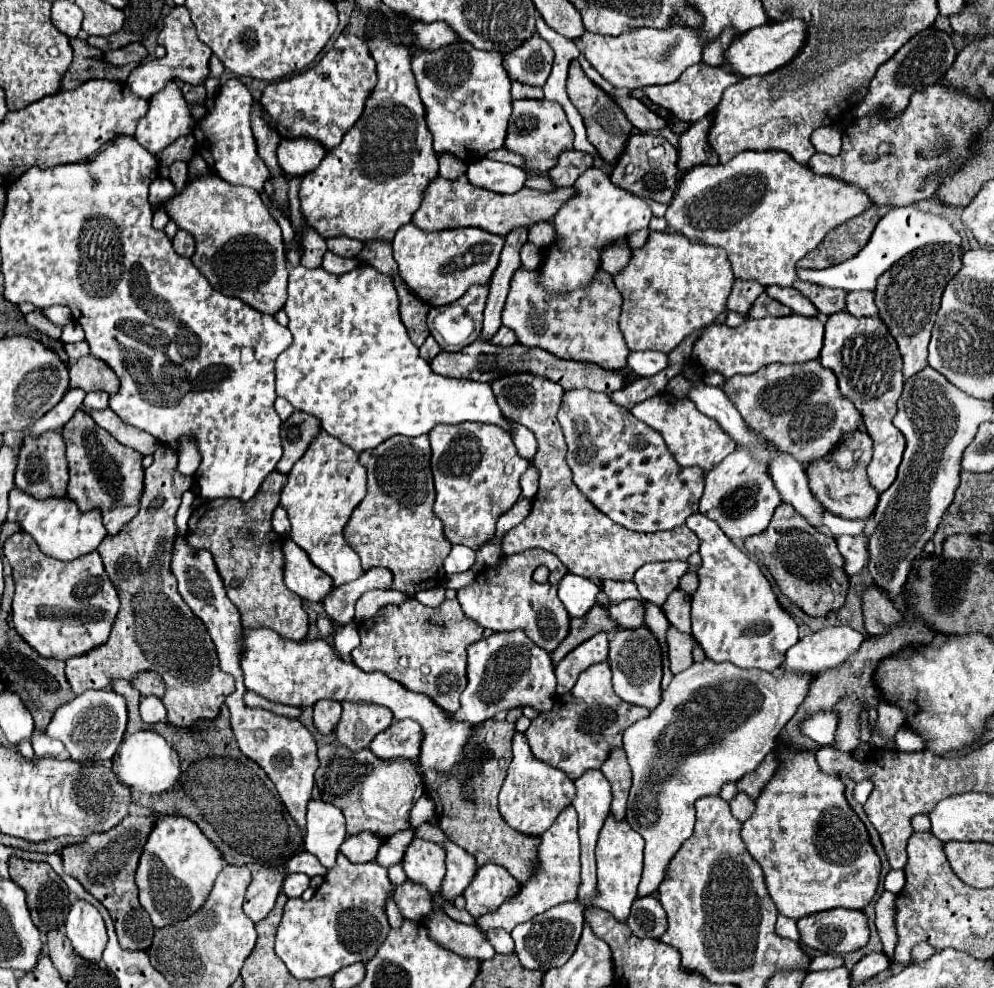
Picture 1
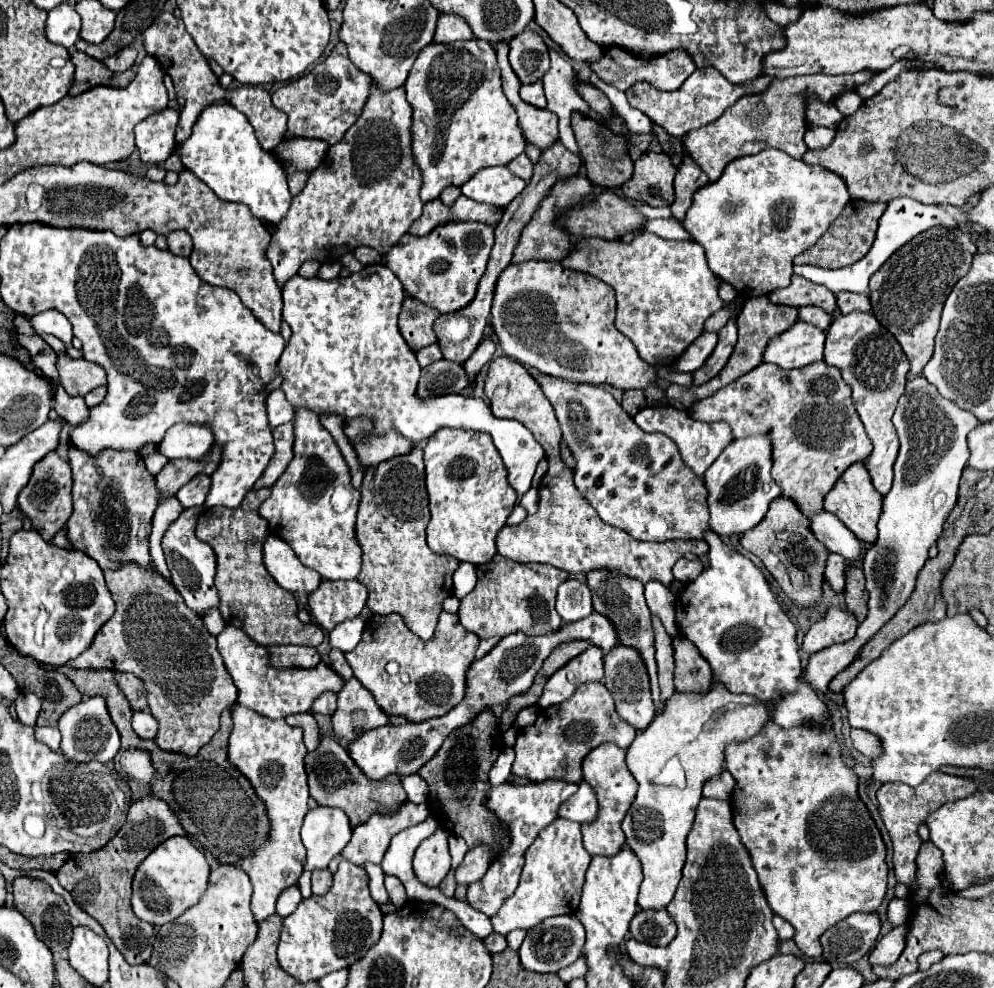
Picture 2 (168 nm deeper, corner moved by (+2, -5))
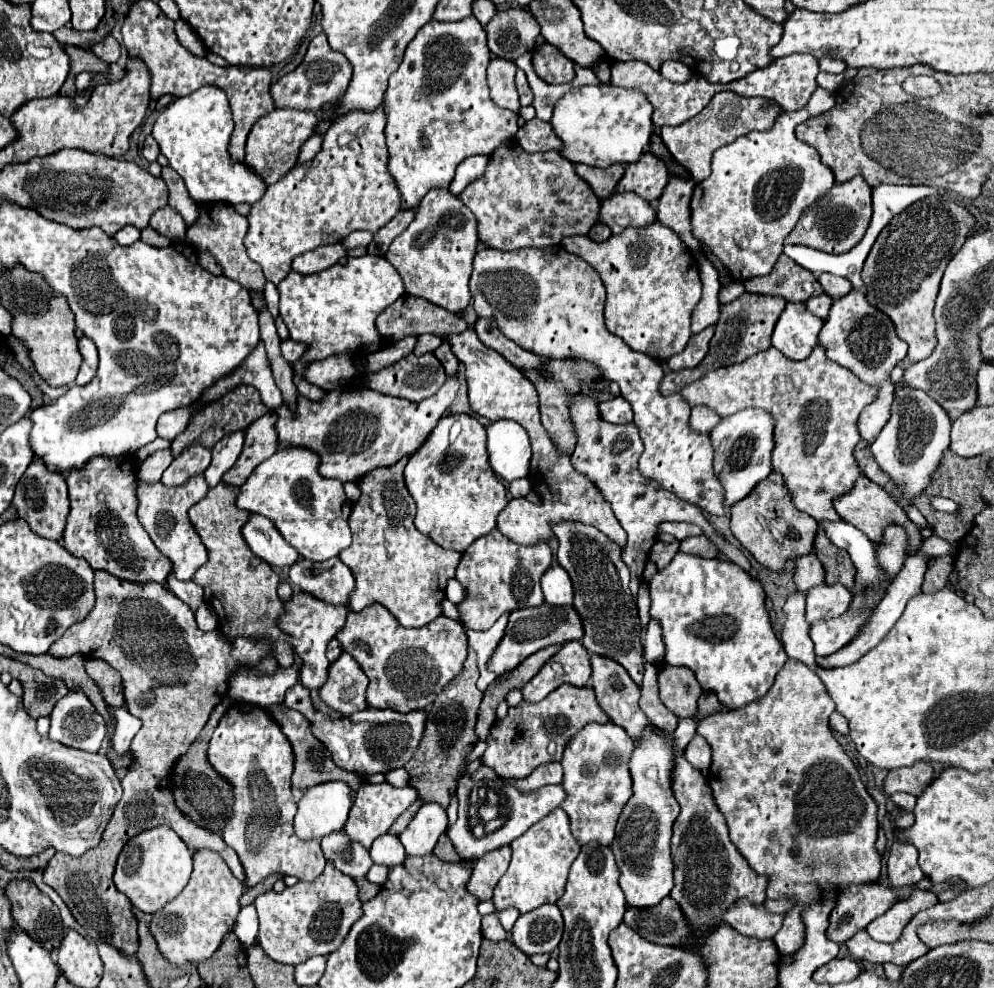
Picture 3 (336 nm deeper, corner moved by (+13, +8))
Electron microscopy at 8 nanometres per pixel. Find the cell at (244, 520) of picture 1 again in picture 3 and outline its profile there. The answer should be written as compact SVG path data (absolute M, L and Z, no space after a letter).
M219 483L189 509L191 523L209 551L209 561L193 575L193 581L199 587L203 587L205 603L219 615L221 633L225 633L231 639L247 637L269 641L269 655L277 659L279 667L291 667L293 649L289 647L285 633L277 627L277 617L283 613L283 603L277 595L279 577L273 569L251 569L251 559L255 555L241 535L241 527L245 525L249 513L237 509L235 499L237 487Z

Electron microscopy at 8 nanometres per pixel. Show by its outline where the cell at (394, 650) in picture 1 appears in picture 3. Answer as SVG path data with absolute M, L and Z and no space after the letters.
M369 605L359 613L349 611L347 623L337 639L343 651L351 653L369 677L369 707L393 709L397 713L427 709L443 687L461 671L467 657L467 635L461 623L441 615L425 627L405 629L381 605Z

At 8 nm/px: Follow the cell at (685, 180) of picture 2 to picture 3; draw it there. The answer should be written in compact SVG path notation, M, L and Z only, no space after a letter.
M671 177L657 207L657 221L665 227L671 227L681 241L691 249L691 253L699 253L701 245L693 235L691 227L691 195L693 195L695 183L691 179L679 179Z

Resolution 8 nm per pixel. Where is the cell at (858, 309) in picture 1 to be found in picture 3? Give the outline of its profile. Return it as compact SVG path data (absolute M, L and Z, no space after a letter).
M823 273L819 277L819 283L825 289L825 293L833 299L839 299L853 289L853 285L845 277L837 277L837 275L831 275L831 273Z

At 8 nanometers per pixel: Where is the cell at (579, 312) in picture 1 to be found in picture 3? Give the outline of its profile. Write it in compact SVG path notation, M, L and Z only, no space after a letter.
M561 245L545 249L525 247L509 253L479 247L469 289L477 315L495 319L499 331L523 349L547 359L581 357L595 363L605 379L619 385L621 397L633 407L633 423L639 427L645 445L639 457L639 471L645 477L659 481L667 491L673 491L681 499L693 505L697 503L697 507L711 515L729 515L725 507L725 489L713 471L713 447L709 435L689 427L691 407L679 393L669 397L659 393L663 377L659 361L629 351L621 339L605 331L605 287L587 261L565 251Z

